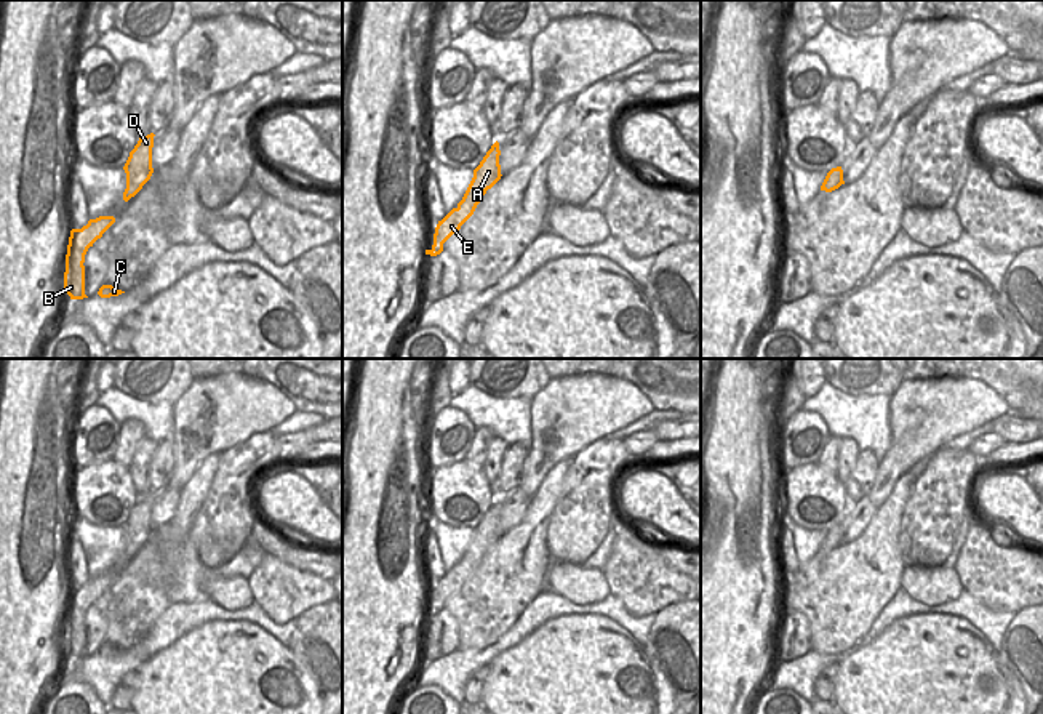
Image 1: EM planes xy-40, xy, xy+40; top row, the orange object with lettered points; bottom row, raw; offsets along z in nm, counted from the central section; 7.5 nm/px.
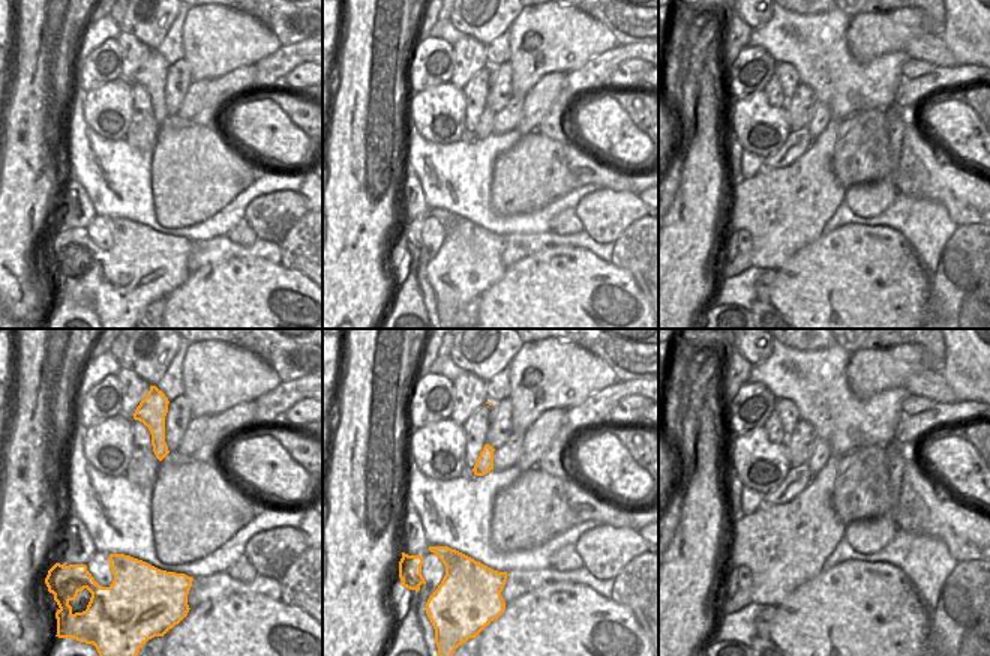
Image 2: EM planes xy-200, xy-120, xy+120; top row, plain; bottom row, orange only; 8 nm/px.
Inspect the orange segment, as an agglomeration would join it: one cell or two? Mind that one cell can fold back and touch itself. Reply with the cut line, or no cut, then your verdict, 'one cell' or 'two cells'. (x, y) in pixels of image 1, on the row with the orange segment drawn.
cut none; one cell

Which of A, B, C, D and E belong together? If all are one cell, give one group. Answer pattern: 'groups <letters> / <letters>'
groups A B C D E

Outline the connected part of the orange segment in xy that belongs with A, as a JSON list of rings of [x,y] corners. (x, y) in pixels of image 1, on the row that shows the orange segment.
[[[496,141],[486,152],[480,165],[474,170],[474,178],[456,208],[438,221],[434,234],[434,245],[426,255],[437,256],[443,251],[443,243],[461,229],[474,215],[482,197],[501,179],[499,142]]]

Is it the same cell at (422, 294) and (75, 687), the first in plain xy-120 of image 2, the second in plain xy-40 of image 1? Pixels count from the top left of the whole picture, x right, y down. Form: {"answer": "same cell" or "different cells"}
{"answer": "same cell"}

